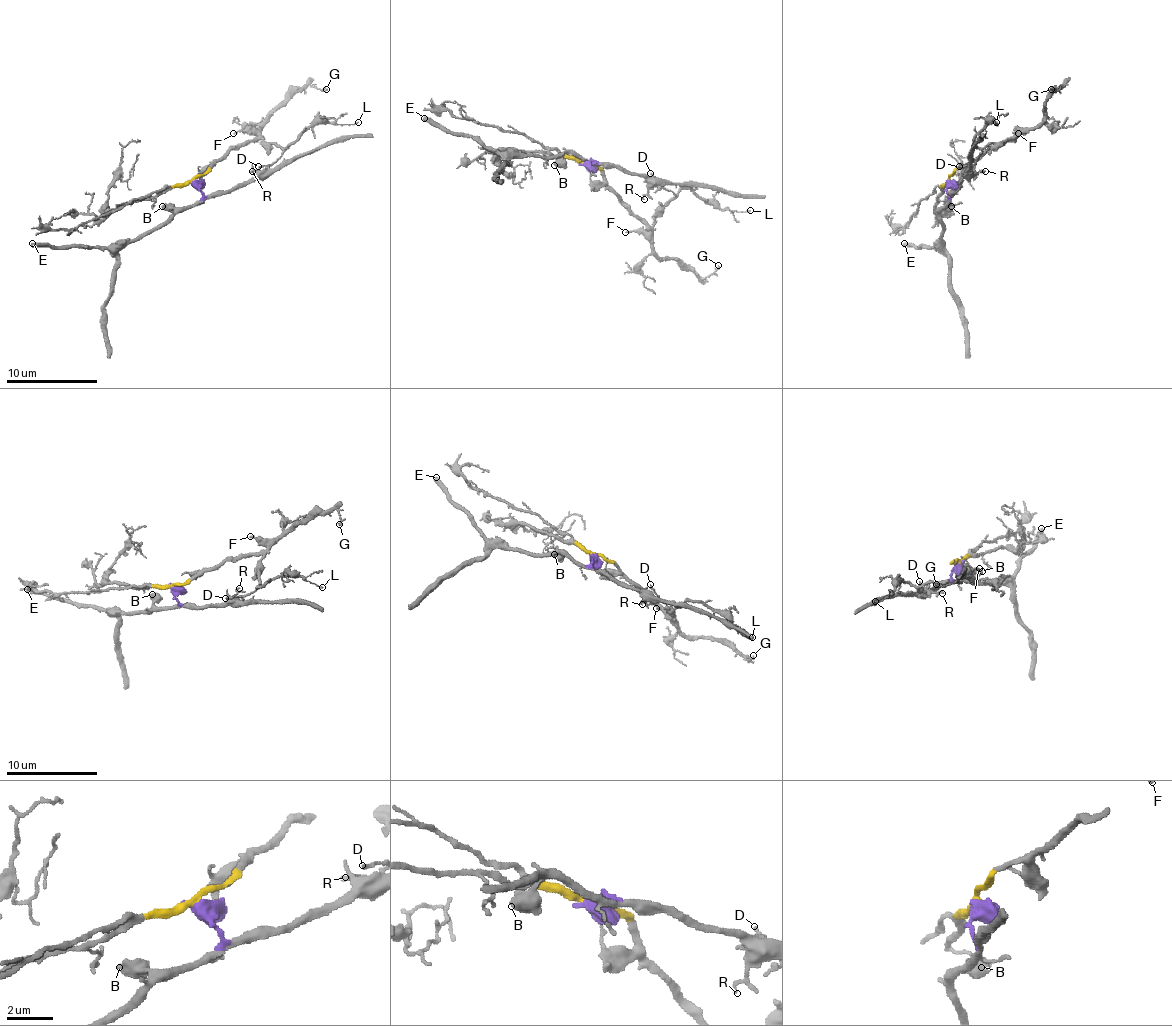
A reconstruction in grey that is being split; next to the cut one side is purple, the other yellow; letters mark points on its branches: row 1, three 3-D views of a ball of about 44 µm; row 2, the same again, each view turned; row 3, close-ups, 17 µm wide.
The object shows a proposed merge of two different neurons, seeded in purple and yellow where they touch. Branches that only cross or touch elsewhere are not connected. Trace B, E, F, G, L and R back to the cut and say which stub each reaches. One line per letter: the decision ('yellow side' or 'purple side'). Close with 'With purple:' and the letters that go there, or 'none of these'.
B: purple side
E: purple side
F: yellow side
G: yellow side
L: yellow side
R: purple side
With purple: B, E, R

